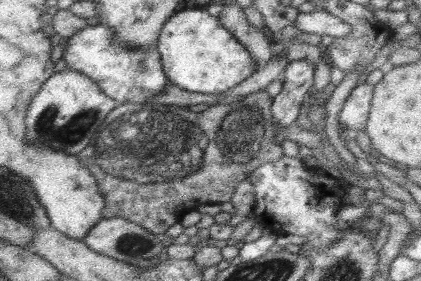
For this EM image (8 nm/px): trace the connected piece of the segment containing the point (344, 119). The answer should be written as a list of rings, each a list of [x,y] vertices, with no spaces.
[[[365,81],[356,85],[340,110],[339,121],[341,124],[344,124],[354,134],[366,130],[370,108],[372,108],[372,98],[372,84]]]

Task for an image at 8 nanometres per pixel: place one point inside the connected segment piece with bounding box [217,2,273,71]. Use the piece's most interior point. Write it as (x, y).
(257, 42)

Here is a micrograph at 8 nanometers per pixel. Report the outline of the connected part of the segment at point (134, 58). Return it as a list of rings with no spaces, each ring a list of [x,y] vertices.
[[[95,22],[86,25],[68,39],[61,59],[66,62],[66,68],[90,78],[94,84],[98,84],[102,94],[118,104],[151,102],[170,83],[156,47],[148,50],[124,50],[112,38],[112,28]]]

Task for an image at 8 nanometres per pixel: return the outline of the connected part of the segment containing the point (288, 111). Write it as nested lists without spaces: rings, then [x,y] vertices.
[[[288,60],[283,72],[283,87],[272,100],[273,122],[282,128],[295,123],[306,92],[313,88],[314,66],[306,60]]]

